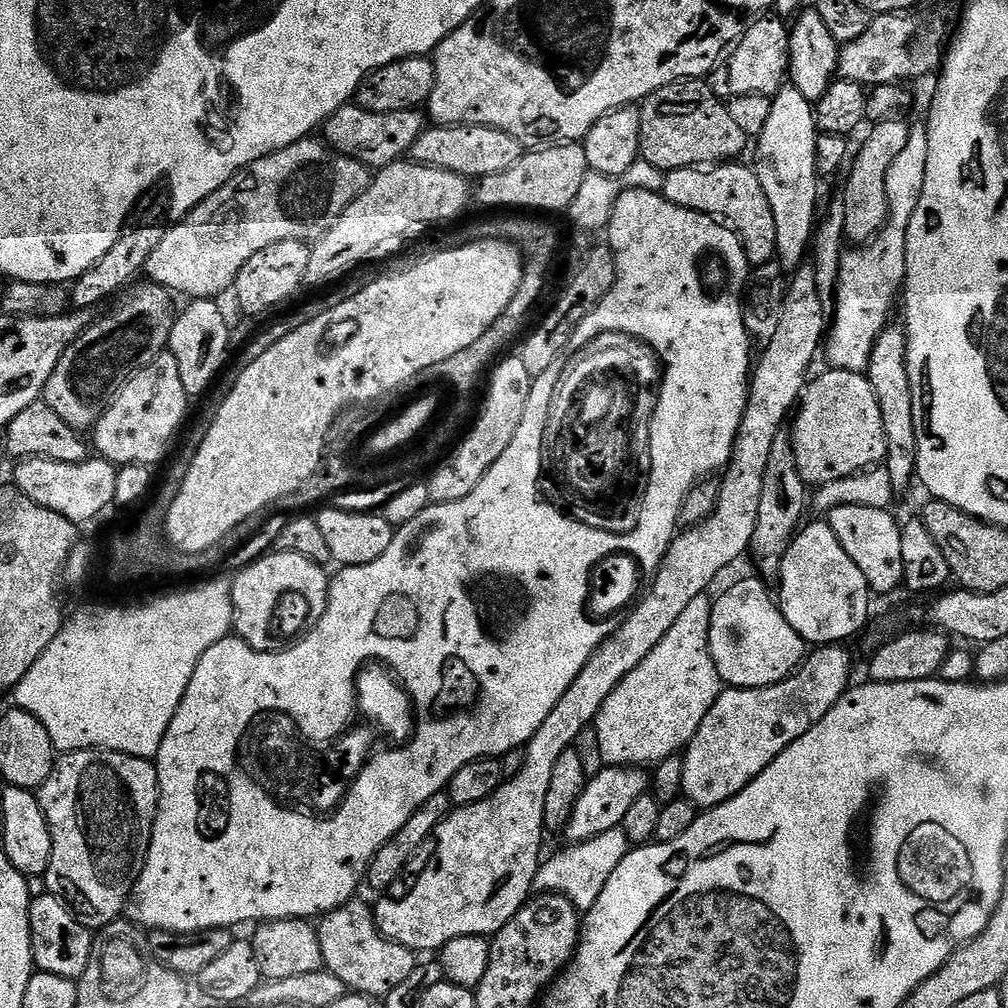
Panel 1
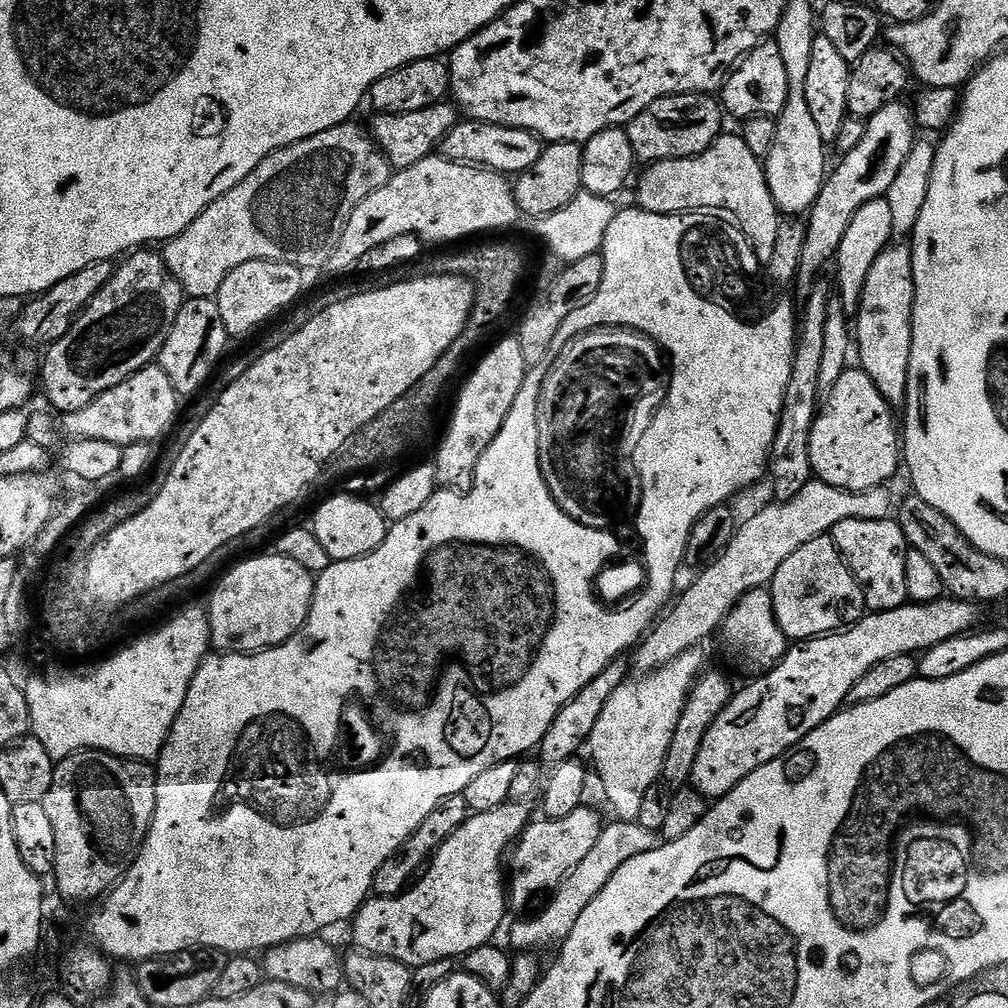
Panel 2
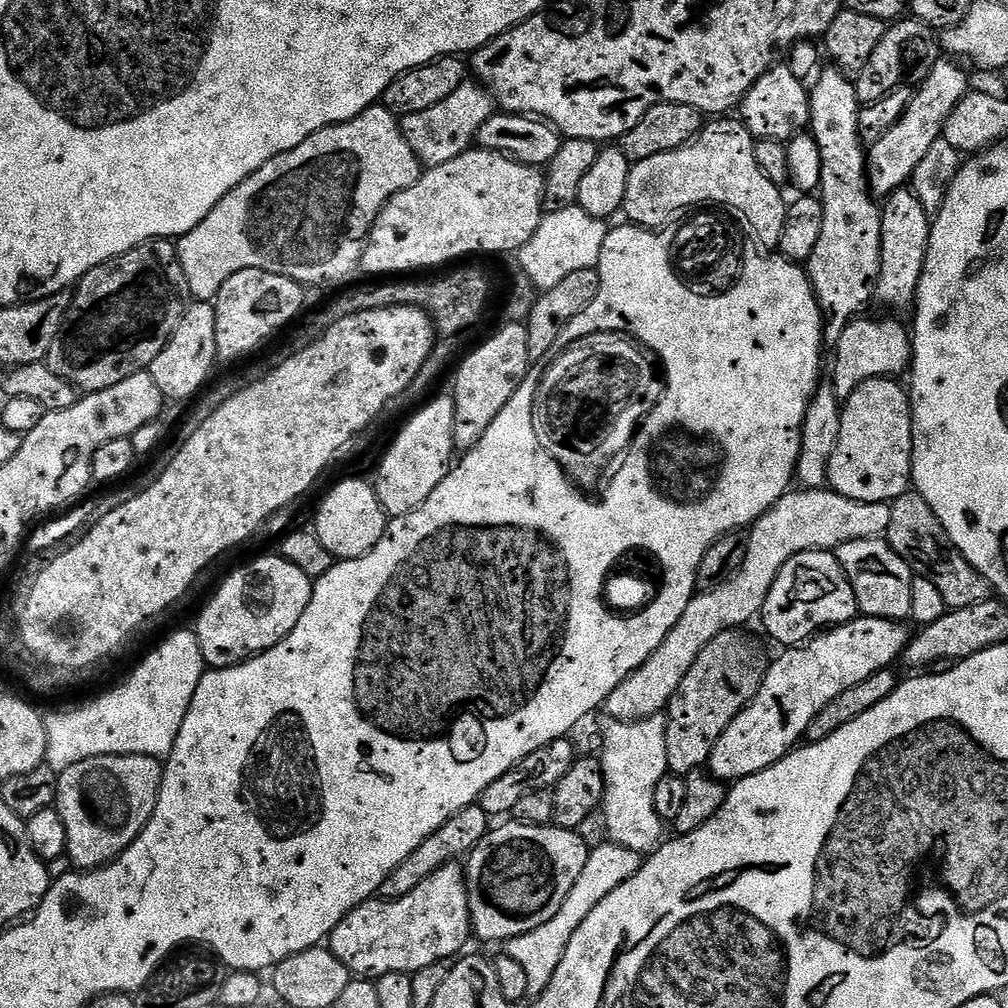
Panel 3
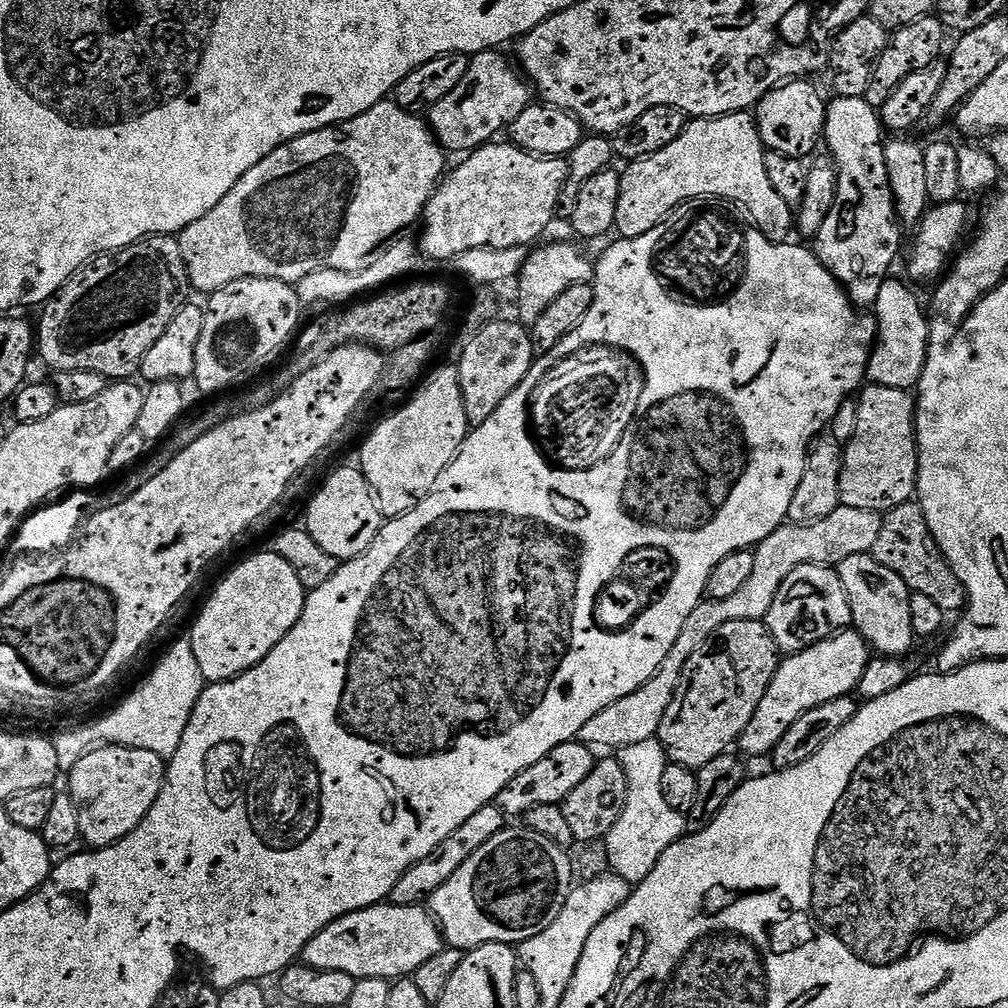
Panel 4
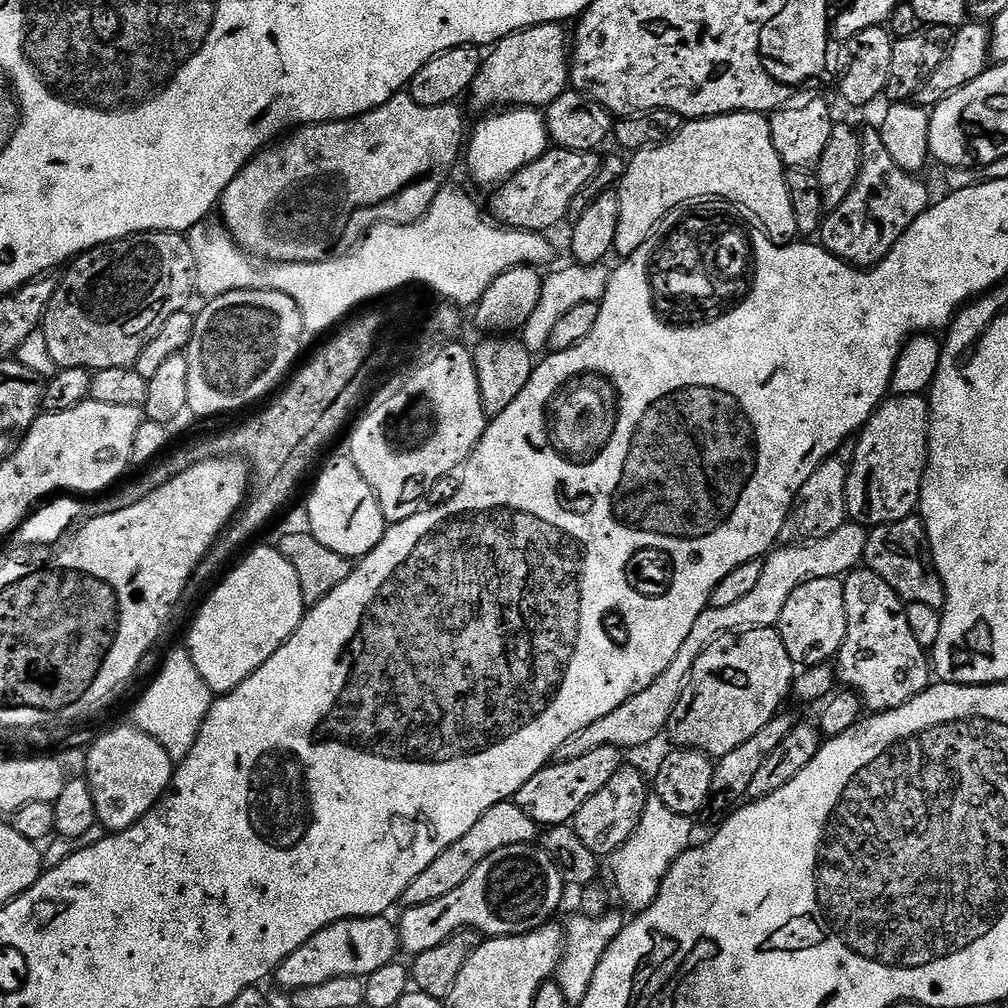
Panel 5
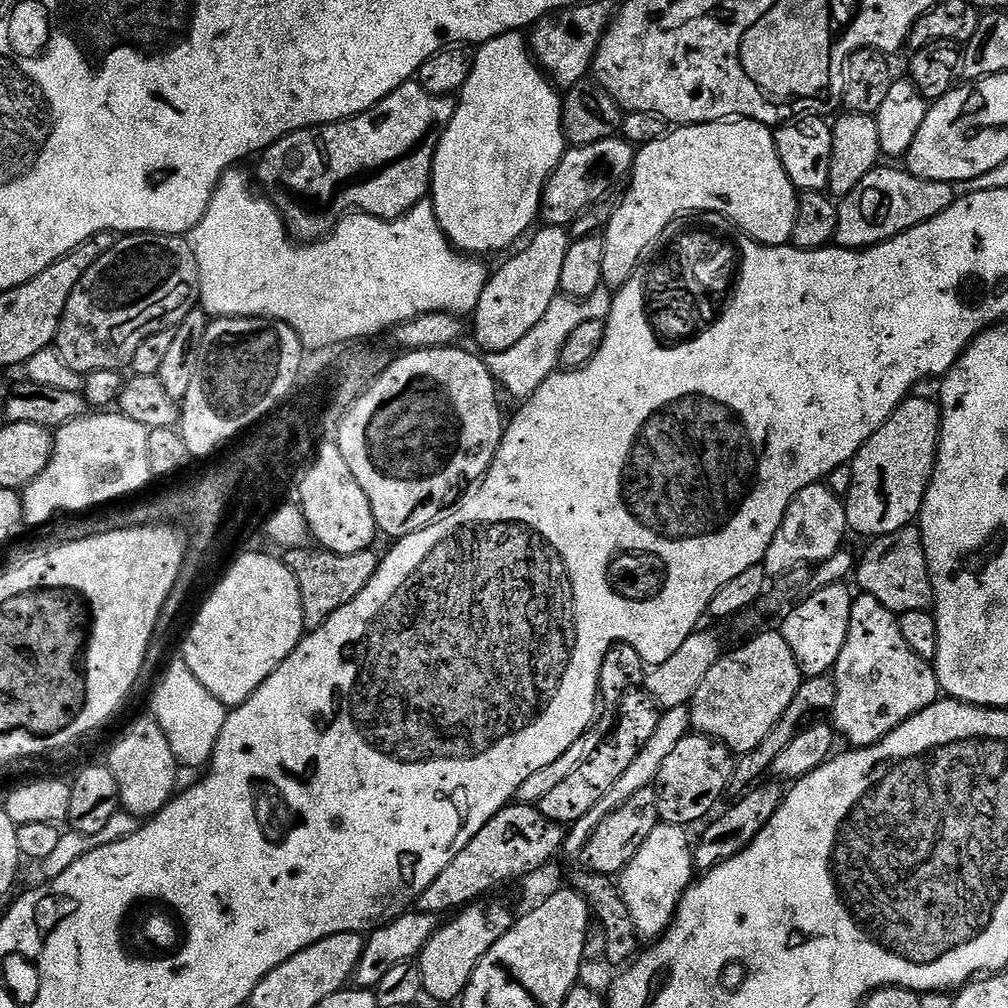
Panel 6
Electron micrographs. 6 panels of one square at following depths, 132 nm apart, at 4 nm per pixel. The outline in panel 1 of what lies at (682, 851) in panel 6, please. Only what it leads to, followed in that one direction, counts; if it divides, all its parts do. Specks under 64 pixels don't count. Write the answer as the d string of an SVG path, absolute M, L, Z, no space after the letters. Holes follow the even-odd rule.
M705 594L694 598L686 611L678 614L678 622L670 626L666 638L650 650L647 658L642 662L602 702L602 710L598 710L594 727L598 734L598 747L602 749L602 758L608 766L655 766L671 756L683 753L688 744L698 734L698 726L702 726L702 718L710 714L710 706L720 696L722 681L715 669L714 660L710 652L710 622L713 597Z

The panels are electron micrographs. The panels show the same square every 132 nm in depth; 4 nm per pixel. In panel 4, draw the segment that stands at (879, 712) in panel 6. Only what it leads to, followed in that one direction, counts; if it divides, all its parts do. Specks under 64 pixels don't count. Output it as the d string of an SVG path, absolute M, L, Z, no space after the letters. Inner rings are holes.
M853 554L835 565L850 602L851 627L860 633L873 653L882 656L907 657L914 637L910 626L912 592L887 566L882 566L871 554Z

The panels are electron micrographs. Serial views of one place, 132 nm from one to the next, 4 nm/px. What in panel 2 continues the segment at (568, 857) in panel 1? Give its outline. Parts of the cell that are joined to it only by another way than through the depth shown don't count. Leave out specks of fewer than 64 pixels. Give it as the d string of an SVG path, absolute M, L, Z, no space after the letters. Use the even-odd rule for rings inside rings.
M619 818L613 821L613 824L605 823L602 834L598 842L594 842L590 854L586 854L586 858L582 858L582 862L574 866L572 873L551 893L547 903L531 918L521 919L524 920L521 924L507 929L509 942L514 947L520 948L516 950L531 949L528 948L531 944L559 945L570 934L570 930L574 930L578 918L582 918L582 910L586 910L586 906L590 906L590 902L594 902L594 898L598 898L598 894L606 890L606 882L610 882L614 874L618 874L618 869L626 866L630 858L638 858L638 854L646 854L658 846L657 833L646 830L646 826L642 826L639 822ZM532 918L533 920L528 920Z

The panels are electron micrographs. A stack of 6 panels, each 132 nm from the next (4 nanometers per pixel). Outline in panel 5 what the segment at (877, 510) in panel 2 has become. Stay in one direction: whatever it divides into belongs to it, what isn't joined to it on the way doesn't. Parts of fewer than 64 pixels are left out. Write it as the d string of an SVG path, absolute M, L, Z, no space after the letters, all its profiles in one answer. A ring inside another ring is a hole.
M845 522L821 540L813 540L806 544L795 546L780 546L764 560L762 578L758 578L758 586L746 598L734 602L734 606L721 608L707 607L703 614L694 622L694 627L682 642L682 650L674 654L674 662L666 666L666 670L646 690L636 692L614 714L606 714L606 718L598 718L598 722L590 722L586 730L578 730L570 742L562 742L558 753L559 759L582 758L582 754L590 754L602 746L610 746L627 750L627 748L640 748L651 740L656 740L667 729L670 714L682 694L685 682L692 669L692 664L719 636L726 636L746 628L770 628L779 625L782 618L782 606L786 606L786 598L798 590L807 580L830 578L835 576L843 578L853 568L861 567L868 541L869 529L863 524Z

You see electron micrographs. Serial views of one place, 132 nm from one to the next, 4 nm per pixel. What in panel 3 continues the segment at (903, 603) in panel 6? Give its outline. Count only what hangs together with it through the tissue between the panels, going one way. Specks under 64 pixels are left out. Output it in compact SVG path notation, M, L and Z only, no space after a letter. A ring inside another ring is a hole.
M915 490L903 492L897 500L891 501L890 526L886 533L889 546L912 567L913 573L930 578L942 594L942 602L949 609L977 605L993 599L994 593L986 578L970 564L948 540L942 522L934 510Z

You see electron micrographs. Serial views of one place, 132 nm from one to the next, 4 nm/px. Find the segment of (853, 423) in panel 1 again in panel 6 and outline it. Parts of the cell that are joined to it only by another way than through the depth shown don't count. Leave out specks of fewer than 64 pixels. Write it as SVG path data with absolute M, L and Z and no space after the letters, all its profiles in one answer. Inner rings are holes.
M913 395L899 404L894 414L879 430L860 447L856 459L851 461L853 488L846 495L848 526L853 533L867 538L879 538L909 527L919 517L928 483L936 468L938 445L942 433L942 408L935 399L923 400Z

